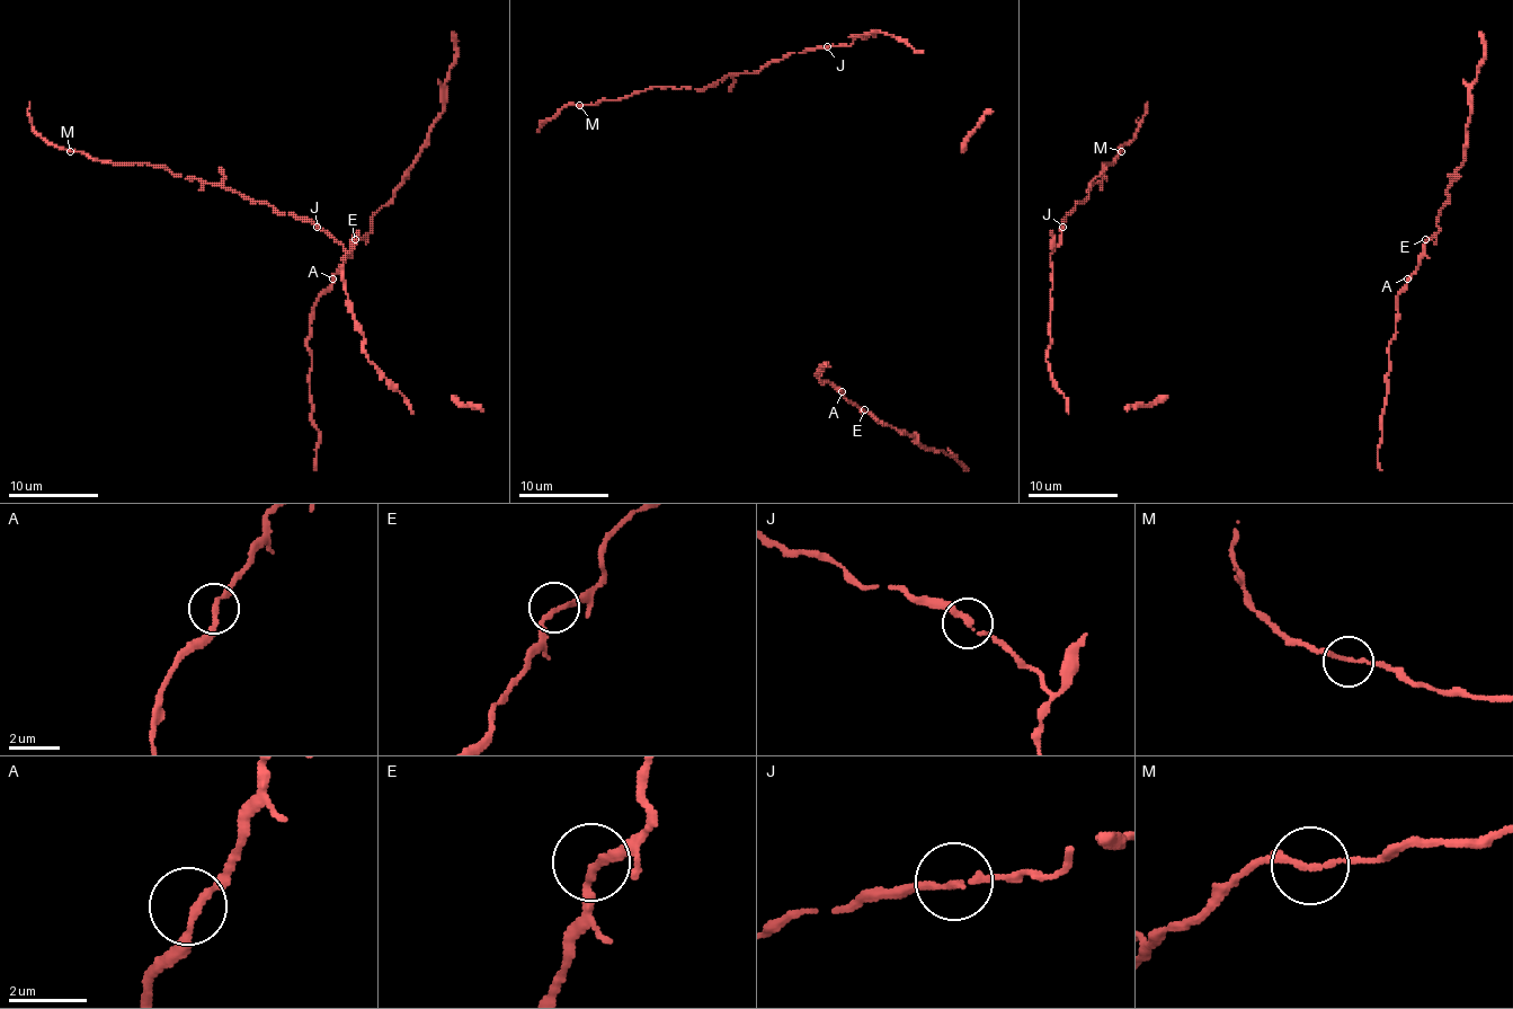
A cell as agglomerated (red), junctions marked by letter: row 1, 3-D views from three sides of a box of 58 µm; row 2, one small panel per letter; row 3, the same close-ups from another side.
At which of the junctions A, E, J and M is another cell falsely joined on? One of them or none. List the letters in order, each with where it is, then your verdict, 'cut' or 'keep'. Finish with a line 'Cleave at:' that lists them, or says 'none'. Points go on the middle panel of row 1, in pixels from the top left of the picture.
A: place (842, 391); keep
E: place (864, 409); keep
J: place (827, 46); cut
M: place (579, 105); keep
Cleave at: J

